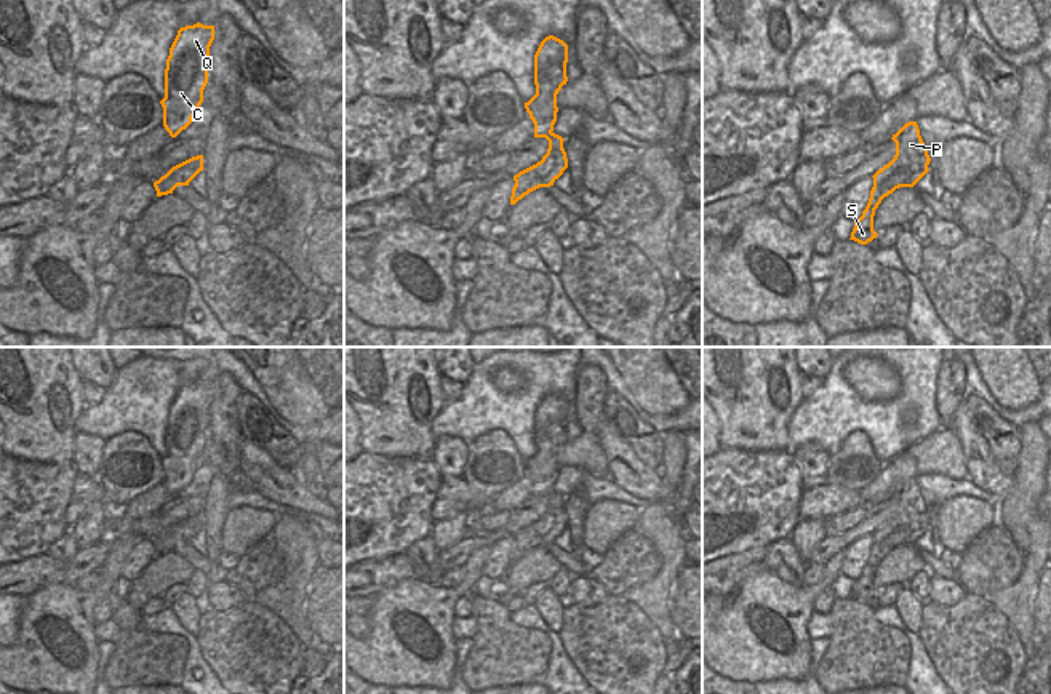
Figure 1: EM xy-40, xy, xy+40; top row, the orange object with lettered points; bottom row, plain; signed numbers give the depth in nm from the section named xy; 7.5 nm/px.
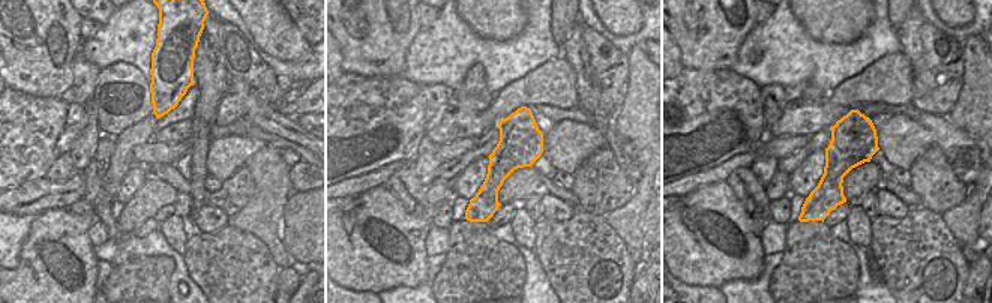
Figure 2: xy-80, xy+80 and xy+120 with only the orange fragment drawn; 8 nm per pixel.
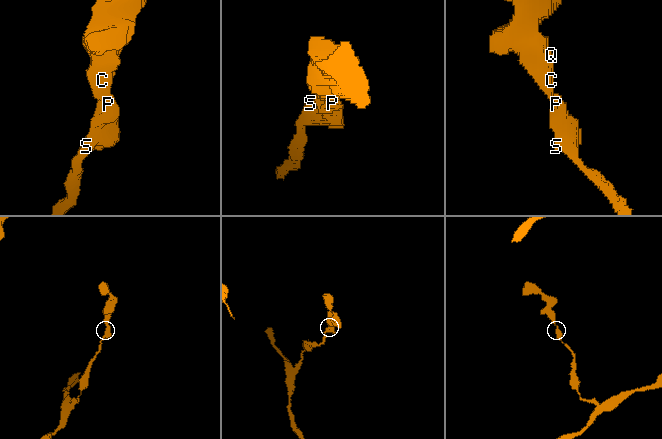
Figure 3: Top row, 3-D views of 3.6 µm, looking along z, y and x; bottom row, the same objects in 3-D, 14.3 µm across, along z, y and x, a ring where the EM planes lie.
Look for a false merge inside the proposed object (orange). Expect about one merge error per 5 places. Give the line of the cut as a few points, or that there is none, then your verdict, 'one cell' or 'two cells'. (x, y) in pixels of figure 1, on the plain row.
cut none; one cell

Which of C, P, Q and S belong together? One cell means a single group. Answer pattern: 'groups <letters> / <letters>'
groups C P Q S

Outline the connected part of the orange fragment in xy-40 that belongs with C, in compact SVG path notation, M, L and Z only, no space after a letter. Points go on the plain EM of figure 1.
M186 384L170 406L165 427L163 485L171 496L186 488L203 461L214 384Z

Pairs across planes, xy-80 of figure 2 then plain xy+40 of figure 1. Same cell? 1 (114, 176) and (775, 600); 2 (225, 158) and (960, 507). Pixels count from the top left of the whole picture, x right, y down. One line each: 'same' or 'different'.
1: same
2: same

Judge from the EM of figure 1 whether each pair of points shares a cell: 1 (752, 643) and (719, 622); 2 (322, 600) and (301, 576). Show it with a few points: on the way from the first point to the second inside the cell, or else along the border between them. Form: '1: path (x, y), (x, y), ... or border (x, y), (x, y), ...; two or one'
1: path (744, 637), (727, 630); one
2: border (317, 565), (306, 587), (307, 621); two

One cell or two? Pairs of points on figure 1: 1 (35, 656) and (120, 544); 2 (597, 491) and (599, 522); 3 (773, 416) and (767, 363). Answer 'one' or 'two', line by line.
1: one
2: two
3: one

